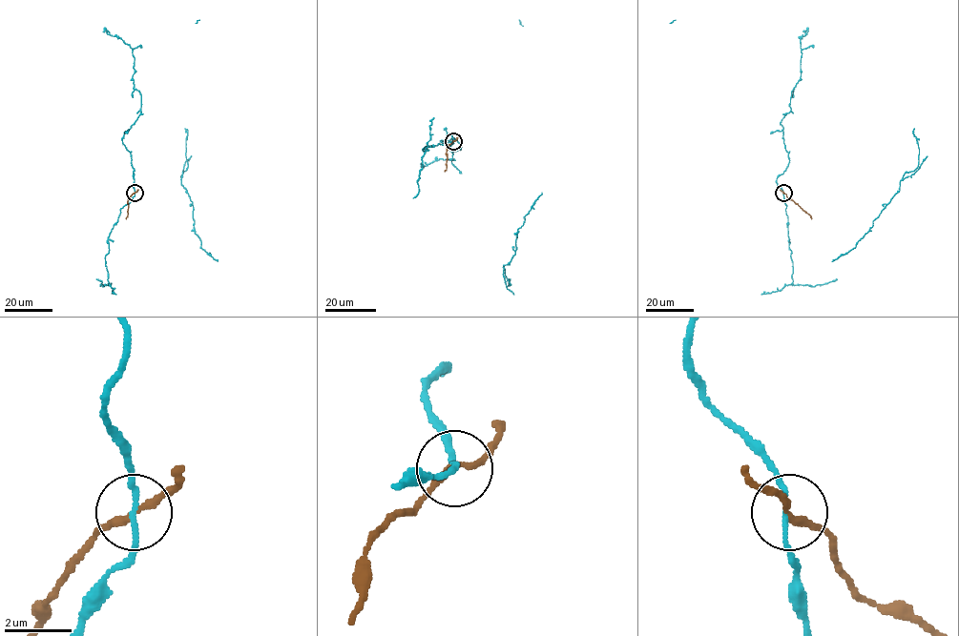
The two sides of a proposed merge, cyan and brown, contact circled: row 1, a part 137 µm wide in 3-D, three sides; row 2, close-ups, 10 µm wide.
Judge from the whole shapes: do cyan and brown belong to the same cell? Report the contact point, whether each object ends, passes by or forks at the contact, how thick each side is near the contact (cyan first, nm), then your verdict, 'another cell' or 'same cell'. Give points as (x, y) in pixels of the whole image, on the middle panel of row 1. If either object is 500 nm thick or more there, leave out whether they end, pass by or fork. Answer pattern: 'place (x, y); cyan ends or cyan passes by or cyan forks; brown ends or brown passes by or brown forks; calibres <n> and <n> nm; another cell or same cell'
place (453, 141); cyan passes by; brown passes by; calibres 130 and 180 nm; another cell

